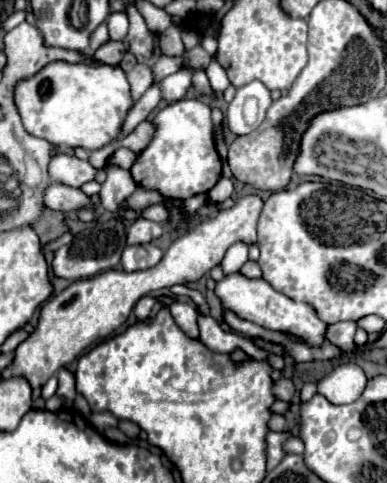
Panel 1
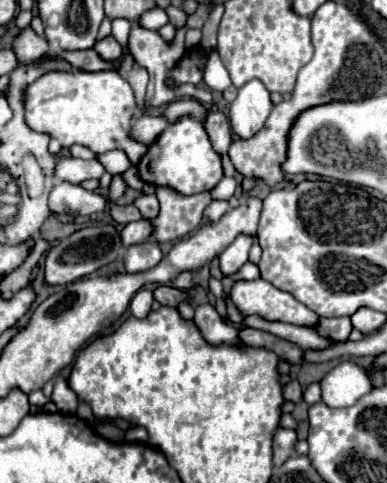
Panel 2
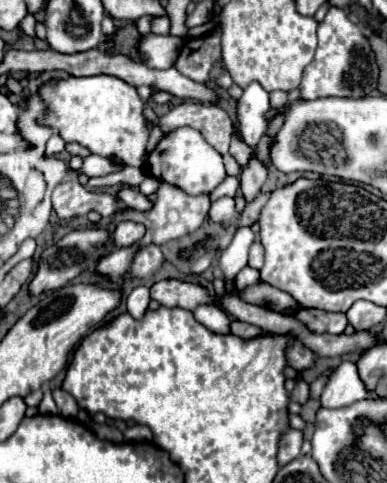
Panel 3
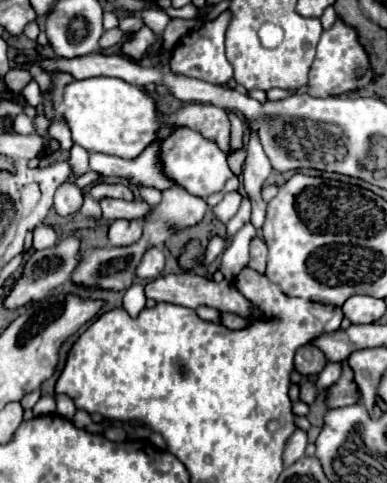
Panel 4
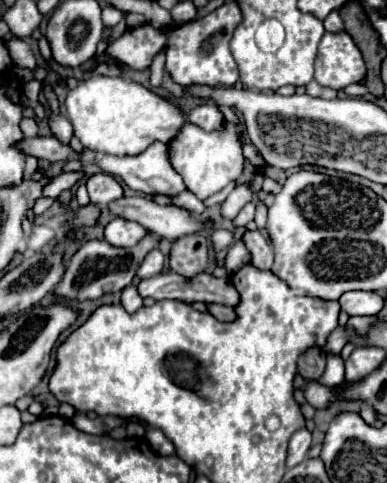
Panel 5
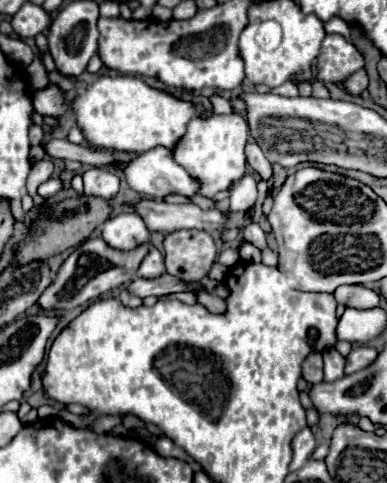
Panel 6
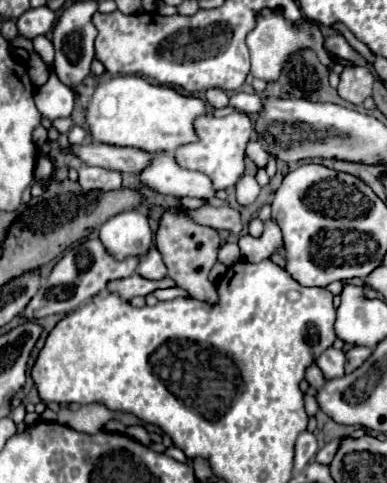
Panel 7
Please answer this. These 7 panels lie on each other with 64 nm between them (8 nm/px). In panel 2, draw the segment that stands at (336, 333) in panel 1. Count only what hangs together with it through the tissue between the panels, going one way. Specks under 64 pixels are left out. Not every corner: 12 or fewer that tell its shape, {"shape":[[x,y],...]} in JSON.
{"shape":[[320,318],[318,334],[346,342],[350,318]]}

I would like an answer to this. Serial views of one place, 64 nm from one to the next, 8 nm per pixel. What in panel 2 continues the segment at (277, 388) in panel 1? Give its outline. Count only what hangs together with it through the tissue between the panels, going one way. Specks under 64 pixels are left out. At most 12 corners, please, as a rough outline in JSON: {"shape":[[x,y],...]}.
{"shape":[[298,380],[284,384],[284,400],[300,402],[302,388]]}

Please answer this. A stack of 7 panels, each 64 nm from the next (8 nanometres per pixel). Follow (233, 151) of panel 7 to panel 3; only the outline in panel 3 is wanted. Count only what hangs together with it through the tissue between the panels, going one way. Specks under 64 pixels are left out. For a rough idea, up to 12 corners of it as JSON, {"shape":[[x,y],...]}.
{"shape":[[176,128],[148,154],[146,174],[192,196],[226,178],[200,130]]}

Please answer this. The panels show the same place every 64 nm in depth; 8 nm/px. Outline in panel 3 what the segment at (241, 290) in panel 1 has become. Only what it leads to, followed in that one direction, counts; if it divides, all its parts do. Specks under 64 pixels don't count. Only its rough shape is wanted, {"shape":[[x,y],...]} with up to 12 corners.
{"shape":[[266,282],[252,284],[238,296],[254,306],[294,316],[298,304],[288,292]]}

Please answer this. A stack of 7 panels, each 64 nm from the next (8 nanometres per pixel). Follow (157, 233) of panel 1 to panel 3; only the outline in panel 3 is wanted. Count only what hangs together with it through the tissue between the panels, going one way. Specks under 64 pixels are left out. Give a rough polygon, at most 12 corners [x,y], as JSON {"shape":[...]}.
{"shape":[[118,222],[112,238],[118,248],[144,236],[138,222]]}

